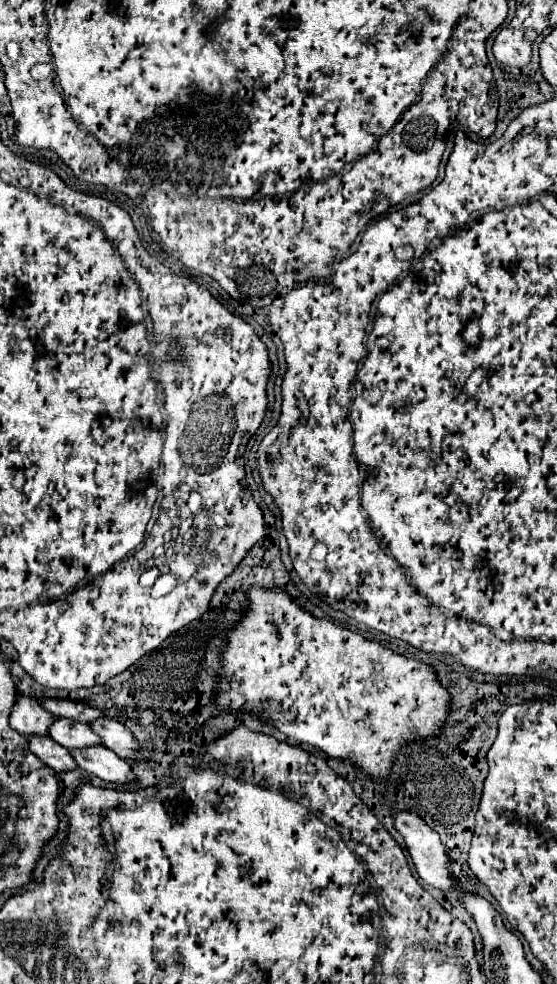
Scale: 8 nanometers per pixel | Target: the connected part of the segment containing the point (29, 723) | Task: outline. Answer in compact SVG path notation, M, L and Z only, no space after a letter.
M18 694L16 702L12 706L10 712L10 726L20 732L20 734L30 734L30 732L40 732L46 734L48 732L48 724L52 724L54 716L50 712L46 712L38 700Z

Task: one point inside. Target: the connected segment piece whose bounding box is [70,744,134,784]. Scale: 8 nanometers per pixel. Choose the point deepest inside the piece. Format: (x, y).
(99, 760)

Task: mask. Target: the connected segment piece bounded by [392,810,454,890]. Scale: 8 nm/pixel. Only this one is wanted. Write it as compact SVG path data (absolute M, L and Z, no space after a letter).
M398 810L392 814L394 828L402 834L406 848L412 856L418 876L434 888L452 890L450 866L446 848L436 830L432 830L416 812Z

